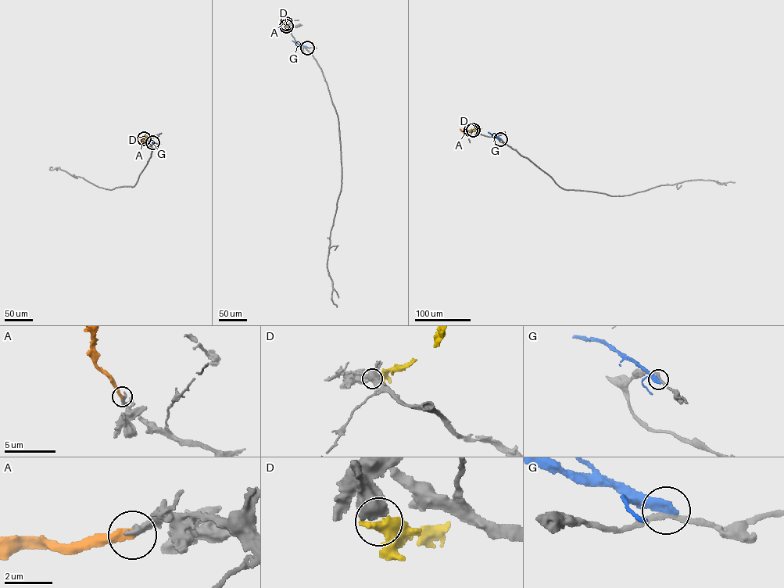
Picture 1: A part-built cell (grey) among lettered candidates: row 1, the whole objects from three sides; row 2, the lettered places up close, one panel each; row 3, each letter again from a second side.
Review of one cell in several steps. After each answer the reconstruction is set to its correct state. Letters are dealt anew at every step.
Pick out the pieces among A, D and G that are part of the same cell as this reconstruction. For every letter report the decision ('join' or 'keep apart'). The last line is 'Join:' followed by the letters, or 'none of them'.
A: join
D: keep apart
G: keep apart
Join: A

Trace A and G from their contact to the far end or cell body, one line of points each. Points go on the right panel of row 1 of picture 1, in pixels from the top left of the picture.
A: (470, 130), (462, 131), (460, 129)
G: (500, 139), (488, 132)

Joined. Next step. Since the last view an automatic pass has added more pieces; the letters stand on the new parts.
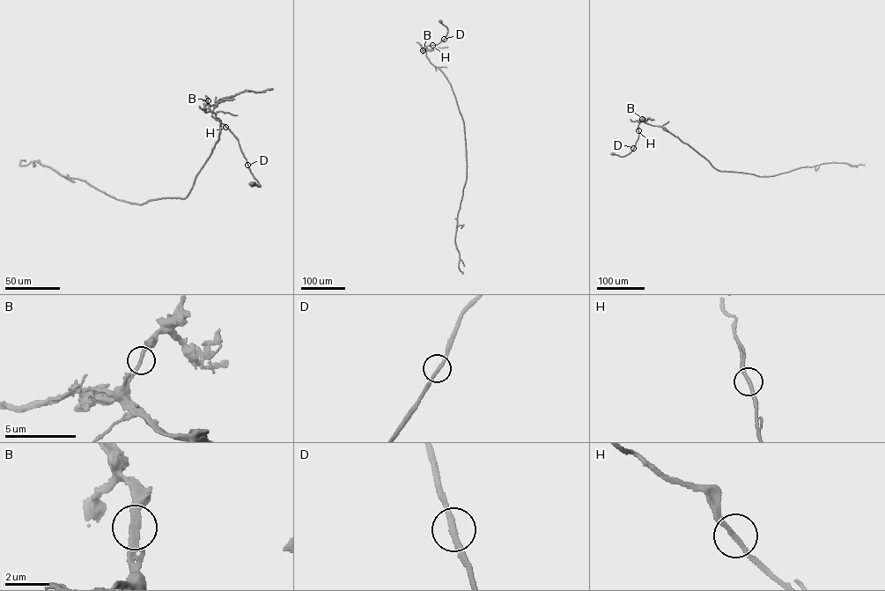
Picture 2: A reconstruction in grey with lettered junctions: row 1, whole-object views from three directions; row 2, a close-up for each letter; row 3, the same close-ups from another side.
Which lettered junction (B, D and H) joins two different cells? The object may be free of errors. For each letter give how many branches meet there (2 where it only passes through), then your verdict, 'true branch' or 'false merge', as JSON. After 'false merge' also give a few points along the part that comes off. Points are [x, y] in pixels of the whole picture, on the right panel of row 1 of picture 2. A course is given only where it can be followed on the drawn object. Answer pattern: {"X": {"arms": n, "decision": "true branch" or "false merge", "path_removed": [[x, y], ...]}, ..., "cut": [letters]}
{"B": {"arms": 2, "decision": "true branch"}, "D": {"arms": 2, "decision": "true branch"}, "H": {"arms": 2, "decision": "true branch"}, "cut": []}

